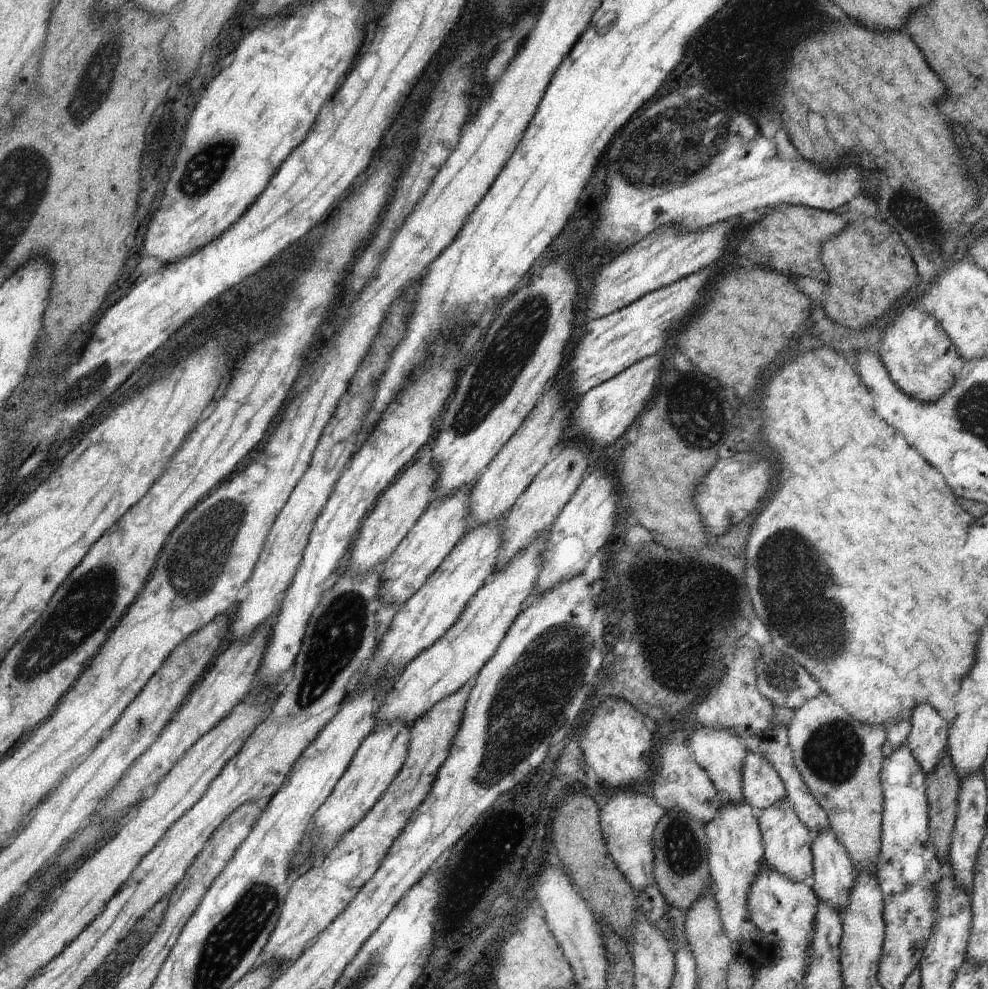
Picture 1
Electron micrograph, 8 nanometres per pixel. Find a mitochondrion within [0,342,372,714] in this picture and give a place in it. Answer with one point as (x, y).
(97, 588)

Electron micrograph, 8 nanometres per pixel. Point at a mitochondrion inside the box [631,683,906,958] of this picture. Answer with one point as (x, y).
(832, 751)

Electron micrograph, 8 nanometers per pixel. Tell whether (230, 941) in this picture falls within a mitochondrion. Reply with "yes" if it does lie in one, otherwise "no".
yes

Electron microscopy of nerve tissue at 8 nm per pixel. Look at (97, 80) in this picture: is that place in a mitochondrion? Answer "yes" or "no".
yes

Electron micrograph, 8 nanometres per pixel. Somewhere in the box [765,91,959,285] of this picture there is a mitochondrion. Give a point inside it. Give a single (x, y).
(904, 198)

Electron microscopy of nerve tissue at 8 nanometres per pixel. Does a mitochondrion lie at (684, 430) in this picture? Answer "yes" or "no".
yes

